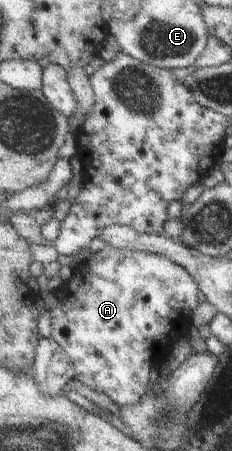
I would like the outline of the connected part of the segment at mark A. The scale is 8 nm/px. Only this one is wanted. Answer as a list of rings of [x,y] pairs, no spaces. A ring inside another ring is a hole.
[[[106,246],[87,259],[86,263],[80,263],[74,269],[73,276],[69,280],[64,281],[58,288],[51,291],[44,290],[39,293],[50,312],[52,323],[51,335],[66,350],[66,353],[70,355],[72,365],[76,369],[76,379],[89,389],[104,393],[104,395],[107,395],[116,405],[122,408],[140,403],[142,398],[148,393],[148,389],[150,389],[150,375],[152,375],[152,364],[157,360],[164,361],[169,358],[170,349],[175,342],[187,333],[186,327],[193,325],[192,314],[196,313],[200,307],[200,292],[198,282],[190,271],[184,266],[178,265],[172,259],[168,259],[168,257]]]

